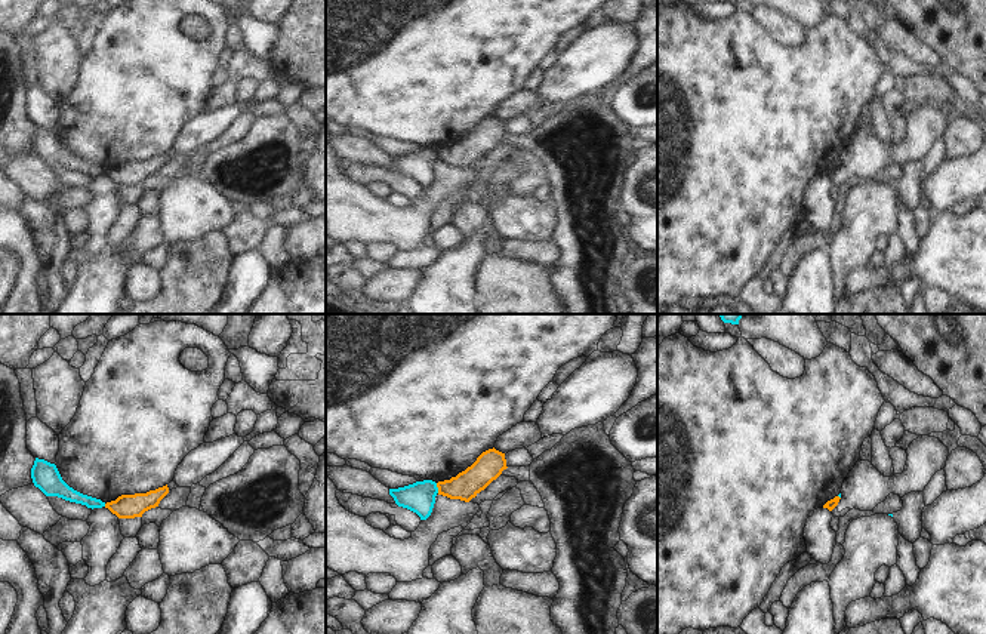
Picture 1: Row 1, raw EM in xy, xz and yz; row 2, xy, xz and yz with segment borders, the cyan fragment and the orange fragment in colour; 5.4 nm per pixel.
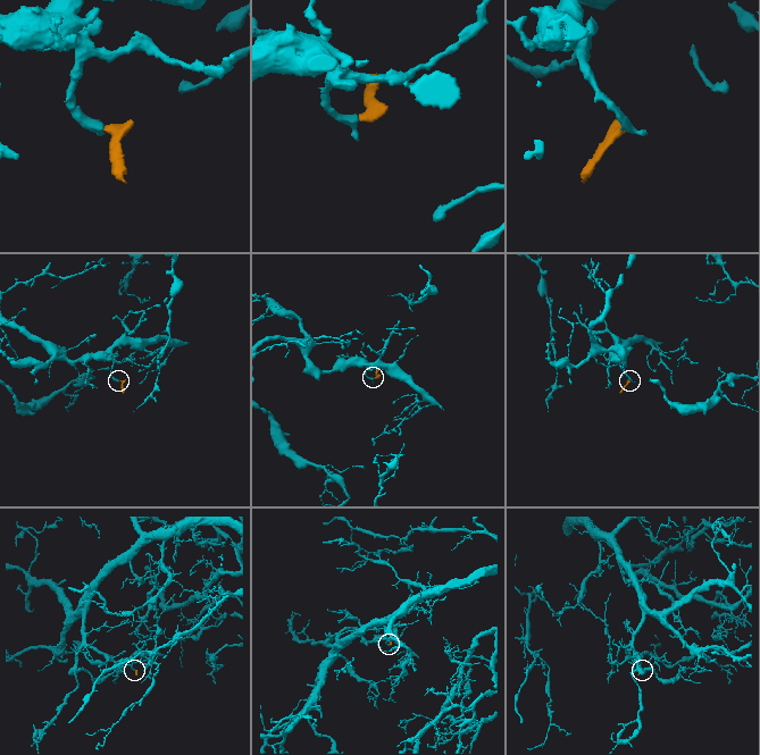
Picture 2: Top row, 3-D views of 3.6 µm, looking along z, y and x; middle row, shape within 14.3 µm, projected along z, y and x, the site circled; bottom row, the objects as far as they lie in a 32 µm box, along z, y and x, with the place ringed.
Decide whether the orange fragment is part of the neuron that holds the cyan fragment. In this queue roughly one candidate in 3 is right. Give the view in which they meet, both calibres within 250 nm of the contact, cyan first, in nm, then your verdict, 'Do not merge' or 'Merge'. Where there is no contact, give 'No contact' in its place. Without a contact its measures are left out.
Touches cyan in xz. Thickness 160 nm (cyan) against 150 nm. Do not merge.

